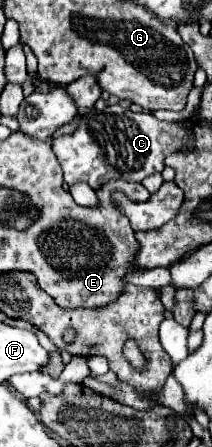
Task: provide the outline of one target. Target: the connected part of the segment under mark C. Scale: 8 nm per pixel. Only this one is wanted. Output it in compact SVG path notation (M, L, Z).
M106 105L102 111L88 111L80 117L74 135L52 139L52 149L62 165L64 181L68 185L86 181L92 189L100 189L112 179L136 181L152 173L162 173L164 159L172 153L190 151L194 143L192 123L186 121L158 121L152 113L132 113L122 105Z

